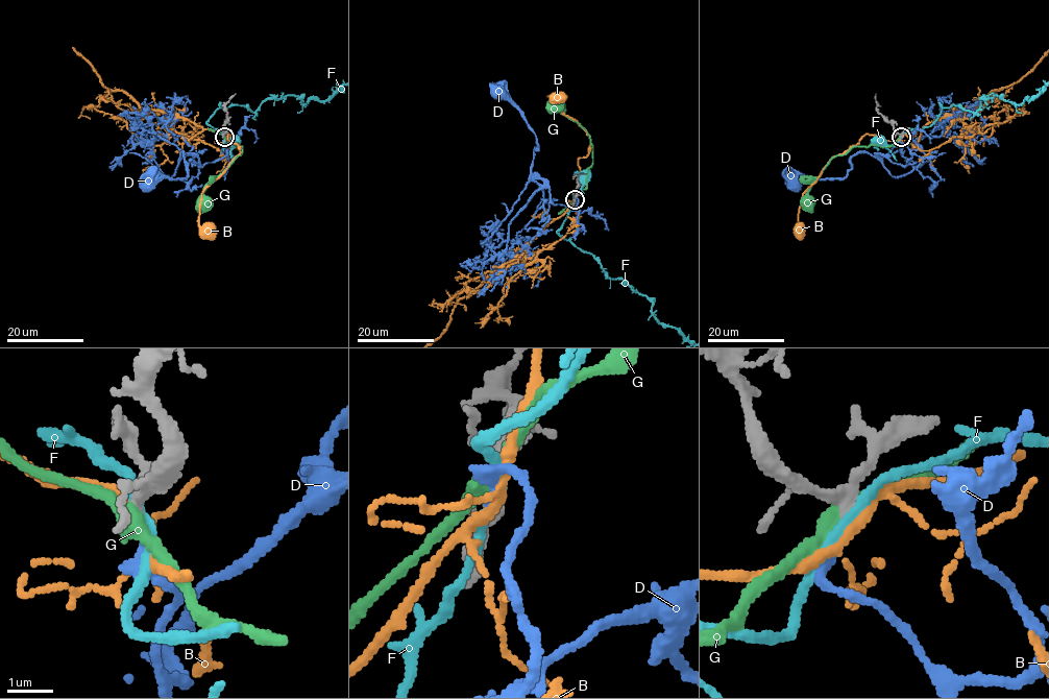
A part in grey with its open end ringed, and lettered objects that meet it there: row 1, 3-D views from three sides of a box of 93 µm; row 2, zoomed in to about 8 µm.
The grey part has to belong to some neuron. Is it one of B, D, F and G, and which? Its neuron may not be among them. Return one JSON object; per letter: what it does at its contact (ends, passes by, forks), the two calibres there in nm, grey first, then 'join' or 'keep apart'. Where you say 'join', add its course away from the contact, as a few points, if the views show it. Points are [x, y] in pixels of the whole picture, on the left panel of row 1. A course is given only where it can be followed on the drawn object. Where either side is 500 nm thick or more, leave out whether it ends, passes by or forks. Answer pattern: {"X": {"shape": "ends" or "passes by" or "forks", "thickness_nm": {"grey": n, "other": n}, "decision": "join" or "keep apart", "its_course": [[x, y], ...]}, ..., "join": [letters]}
{"B": {"shape": "forks", "thickness_nm": {"grey": 200, "other": 200}, "decision": "keep apart"}, "D": {"shape": "ends", "thickness_nm": {"grey": 200, "other": 180}, "decision": "join", "its_course": [[224, 136], [227, 153], [218, 161], [202, 166], [183, 151], [186, 177], [147, 185]]}, "F": {"shape": "passes by", "thickness_nm": {"grey": 240, "other": 200}, "decision": "keep apart"}, "G": {"shape": "passes by", "thickness_nm": {"grey": 240, "other": 340}, "decision": "keep apart"}, "join": ["D"]}

